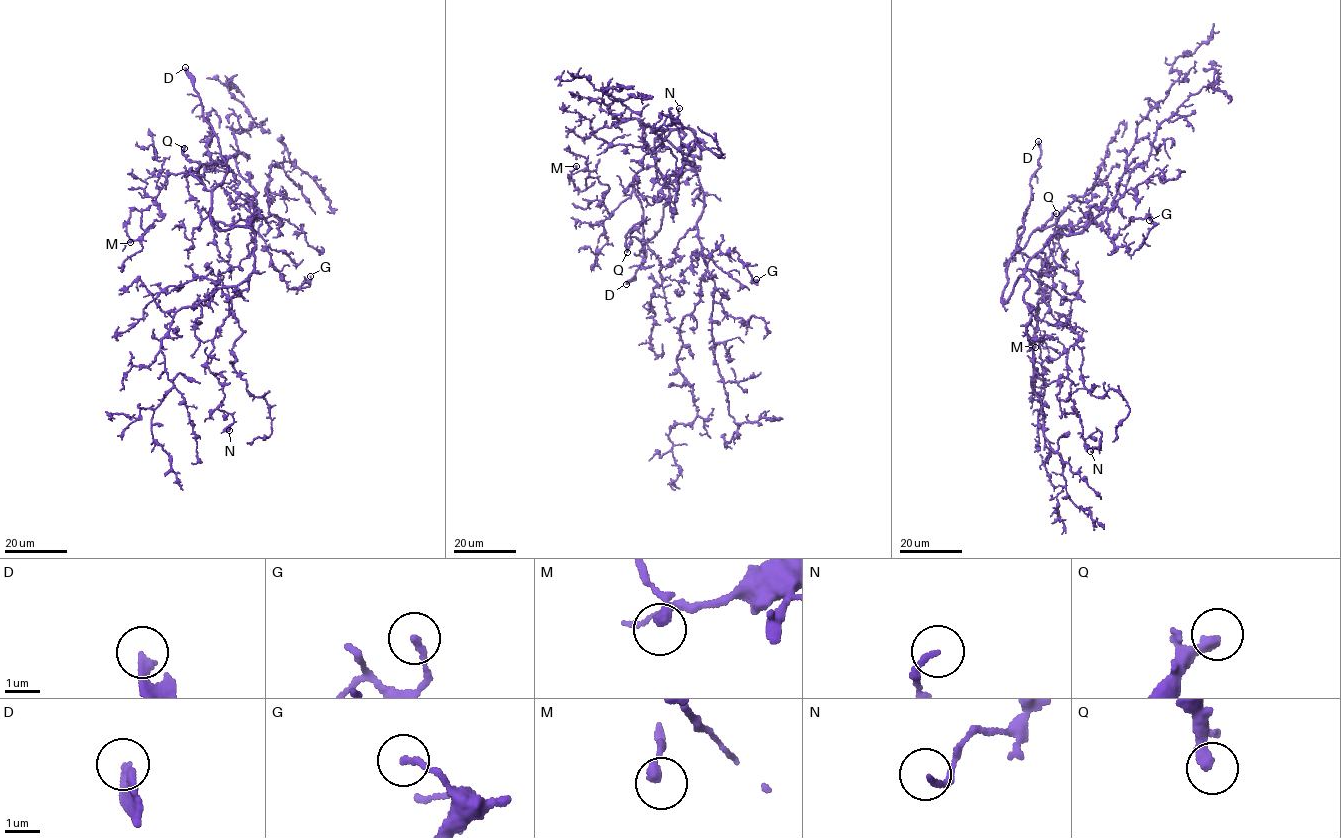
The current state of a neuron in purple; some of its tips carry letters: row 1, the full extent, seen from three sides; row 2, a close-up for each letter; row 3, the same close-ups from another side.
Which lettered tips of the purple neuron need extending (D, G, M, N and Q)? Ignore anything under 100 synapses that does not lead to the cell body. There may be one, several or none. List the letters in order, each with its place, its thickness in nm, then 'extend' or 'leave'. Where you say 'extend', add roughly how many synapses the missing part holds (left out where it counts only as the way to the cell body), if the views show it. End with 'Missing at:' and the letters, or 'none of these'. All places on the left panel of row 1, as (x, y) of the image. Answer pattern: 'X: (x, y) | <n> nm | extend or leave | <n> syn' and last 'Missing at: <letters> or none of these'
D: (185, 67) | 240 nm | extend
G: (310, 276) | 150 nm | leave
M: (130, 242) | 260 nm | leave
N: (229, 430) | 150 nm | leave
Q: (184, 148) | 300 nm | extend | 400 syn
Missing at: D, Q

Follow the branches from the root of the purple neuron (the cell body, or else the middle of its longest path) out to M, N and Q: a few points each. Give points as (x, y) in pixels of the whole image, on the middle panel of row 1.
M: (704, 196), (691, 156), (662, 139), (612, 215), (600, 201), (608, 185), (590, 177), (579, 191), (576, 166)
N: (704, 196), (700, 140), (678, 173), (654, 132), (672, 124), (669, 115), (683, 128), (679, 108)
Q: (704, 196), (691, 156), (656, 138), (655, 164), (633, 178), (643, 218), (627, 234), (627, 252)

